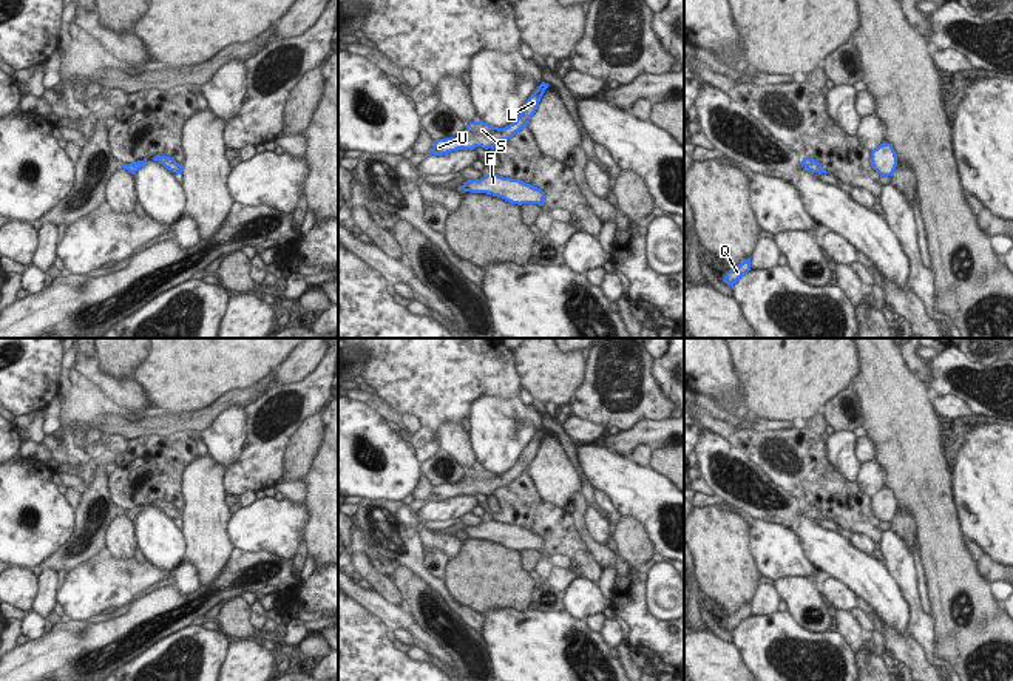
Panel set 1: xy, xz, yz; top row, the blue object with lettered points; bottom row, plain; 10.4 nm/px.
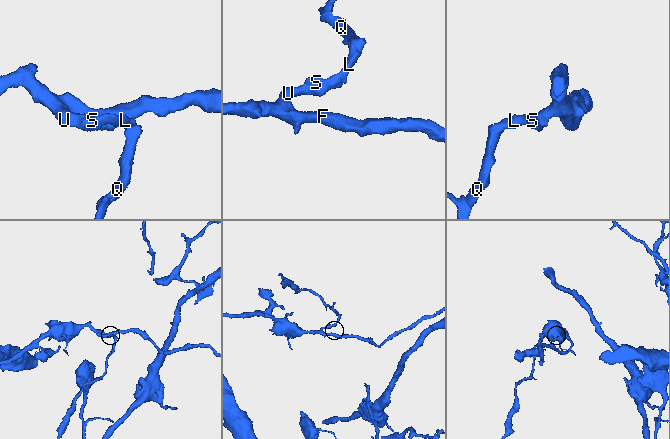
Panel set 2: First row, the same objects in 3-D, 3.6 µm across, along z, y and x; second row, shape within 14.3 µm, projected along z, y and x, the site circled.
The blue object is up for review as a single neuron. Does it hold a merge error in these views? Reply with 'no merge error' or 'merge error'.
no merge error

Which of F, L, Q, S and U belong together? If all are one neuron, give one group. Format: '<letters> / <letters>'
F L Q S U

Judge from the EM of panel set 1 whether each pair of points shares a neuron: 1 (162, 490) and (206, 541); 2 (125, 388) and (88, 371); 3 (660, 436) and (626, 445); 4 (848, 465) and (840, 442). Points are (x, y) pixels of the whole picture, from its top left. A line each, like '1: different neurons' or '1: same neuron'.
1: different neurons
2: same neuron
3: same neuron
4: same neuron

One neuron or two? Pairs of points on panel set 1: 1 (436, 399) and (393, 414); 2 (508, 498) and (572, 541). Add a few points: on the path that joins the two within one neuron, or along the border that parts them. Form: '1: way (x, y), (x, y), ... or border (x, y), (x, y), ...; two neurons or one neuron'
1: border (377, 394), (400, 416); two neurons
2: way (524, 505), (556, 528); one neuron

